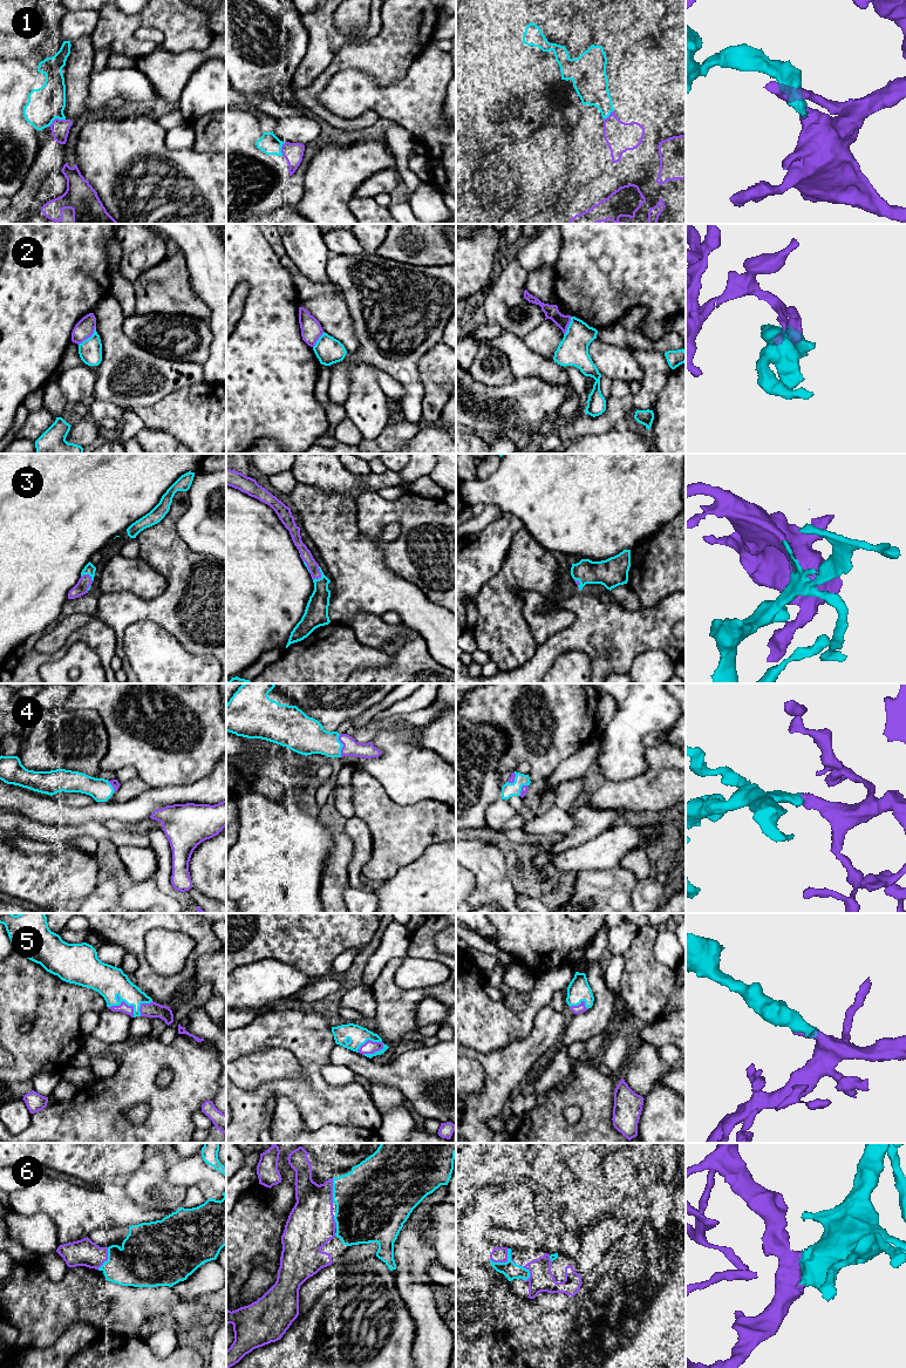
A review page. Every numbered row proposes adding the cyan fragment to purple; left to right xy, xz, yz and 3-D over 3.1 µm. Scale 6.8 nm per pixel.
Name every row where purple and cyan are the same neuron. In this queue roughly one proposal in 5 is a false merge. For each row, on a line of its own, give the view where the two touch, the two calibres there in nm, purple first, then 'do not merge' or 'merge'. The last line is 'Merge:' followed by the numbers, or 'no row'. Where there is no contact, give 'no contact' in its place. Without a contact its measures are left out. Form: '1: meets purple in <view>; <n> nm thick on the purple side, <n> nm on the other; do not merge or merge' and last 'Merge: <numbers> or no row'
1: meets purple in xy; 130 nm thick on the purple side, 240 nm on the other; merge
2: meets purple in xy; 130 nm thick on the purple side, 160 nm on the other; do not merge
3: meets purple in xz; 80 nm thick on the purple side, 160 nm on the other; merge
4: meets purple in xz; 110 nm thick on the purple side, 240 nm on the other; merge
5: meets purple in xz; 90 nm thick on the purple side, 140 nm on the other; merge
6: meets purple in yz; 110 nm thick on the purple side, 110 nm on the other; merge
Merge: 1, 3, 4, 5, 6

